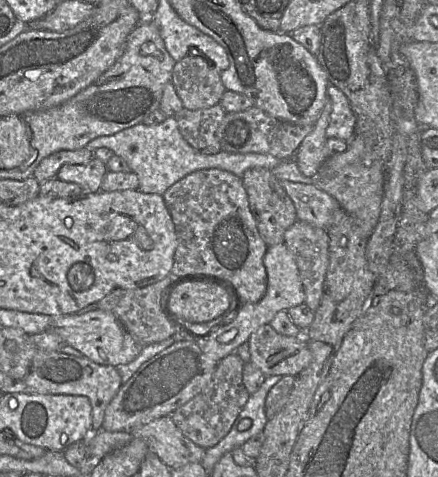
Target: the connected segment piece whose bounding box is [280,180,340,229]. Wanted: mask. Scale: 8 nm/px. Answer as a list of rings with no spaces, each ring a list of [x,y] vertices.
[[[282,180],[280,184],[291,198],[297,219],[313,226],[328,229],[335,212],[340,208],[337,200],[315,184]]]

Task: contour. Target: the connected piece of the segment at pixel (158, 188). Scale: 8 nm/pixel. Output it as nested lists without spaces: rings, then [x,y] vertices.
[[[173,116],[166,117],[162,123],[157,125],[139,123],[113,135],[97,137],[91,140],[86,147],[92,152],[101,147],[109,148],[114,154],[122,157],[131,171],[136,173],[139,180],[139,191],[159,195],[163,195],[170,186],[197,170],[221,169],[242,178],[248,169],[273,169],[283,161],[265,153],[231,153],[222,150],[216,154],[201,153],[183,138]]]

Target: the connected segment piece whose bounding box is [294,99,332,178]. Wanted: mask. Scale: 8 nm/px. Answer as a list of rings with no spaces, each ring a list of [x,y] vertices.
[[[327,99],[312,131],[302,140],[294,154],[294,160],[300,172],[306,177],[314,178],[327,160],[326,129],[329,124],[331,110],[331,101]]]

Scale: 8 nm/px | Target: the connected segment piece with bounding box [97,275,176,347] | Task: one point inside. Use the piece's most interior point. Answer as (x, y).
(138, 310)

